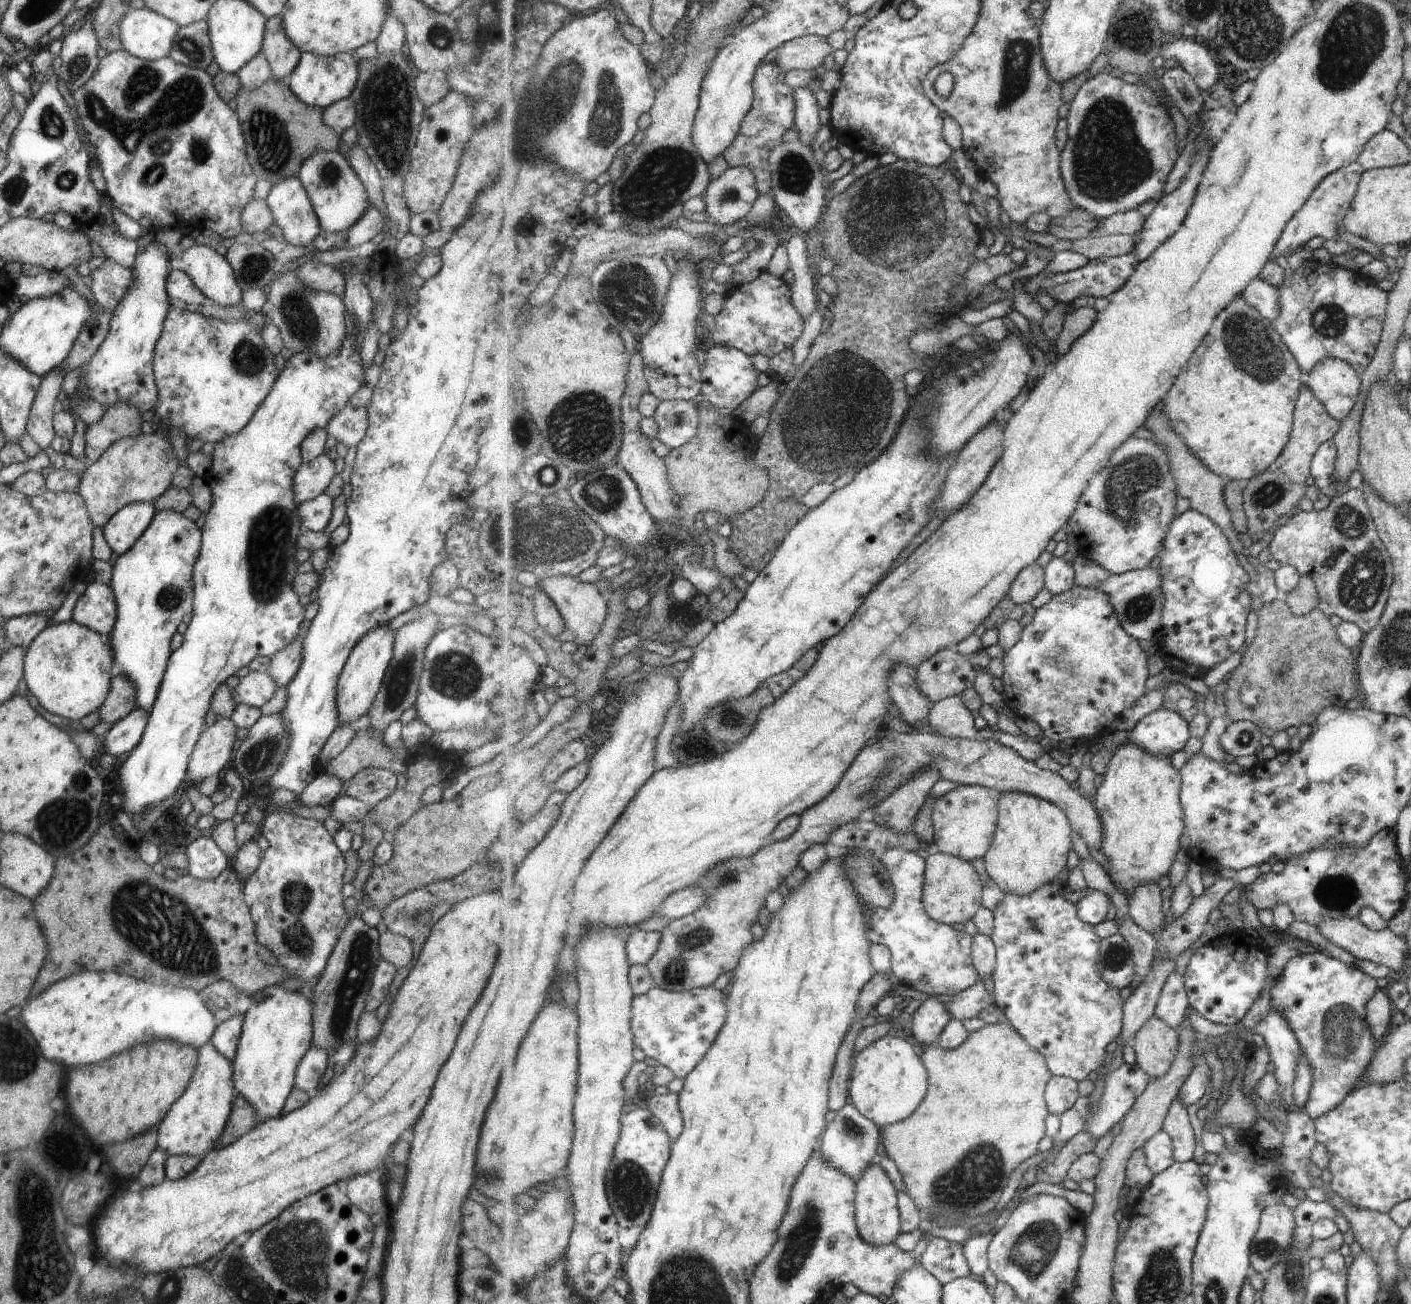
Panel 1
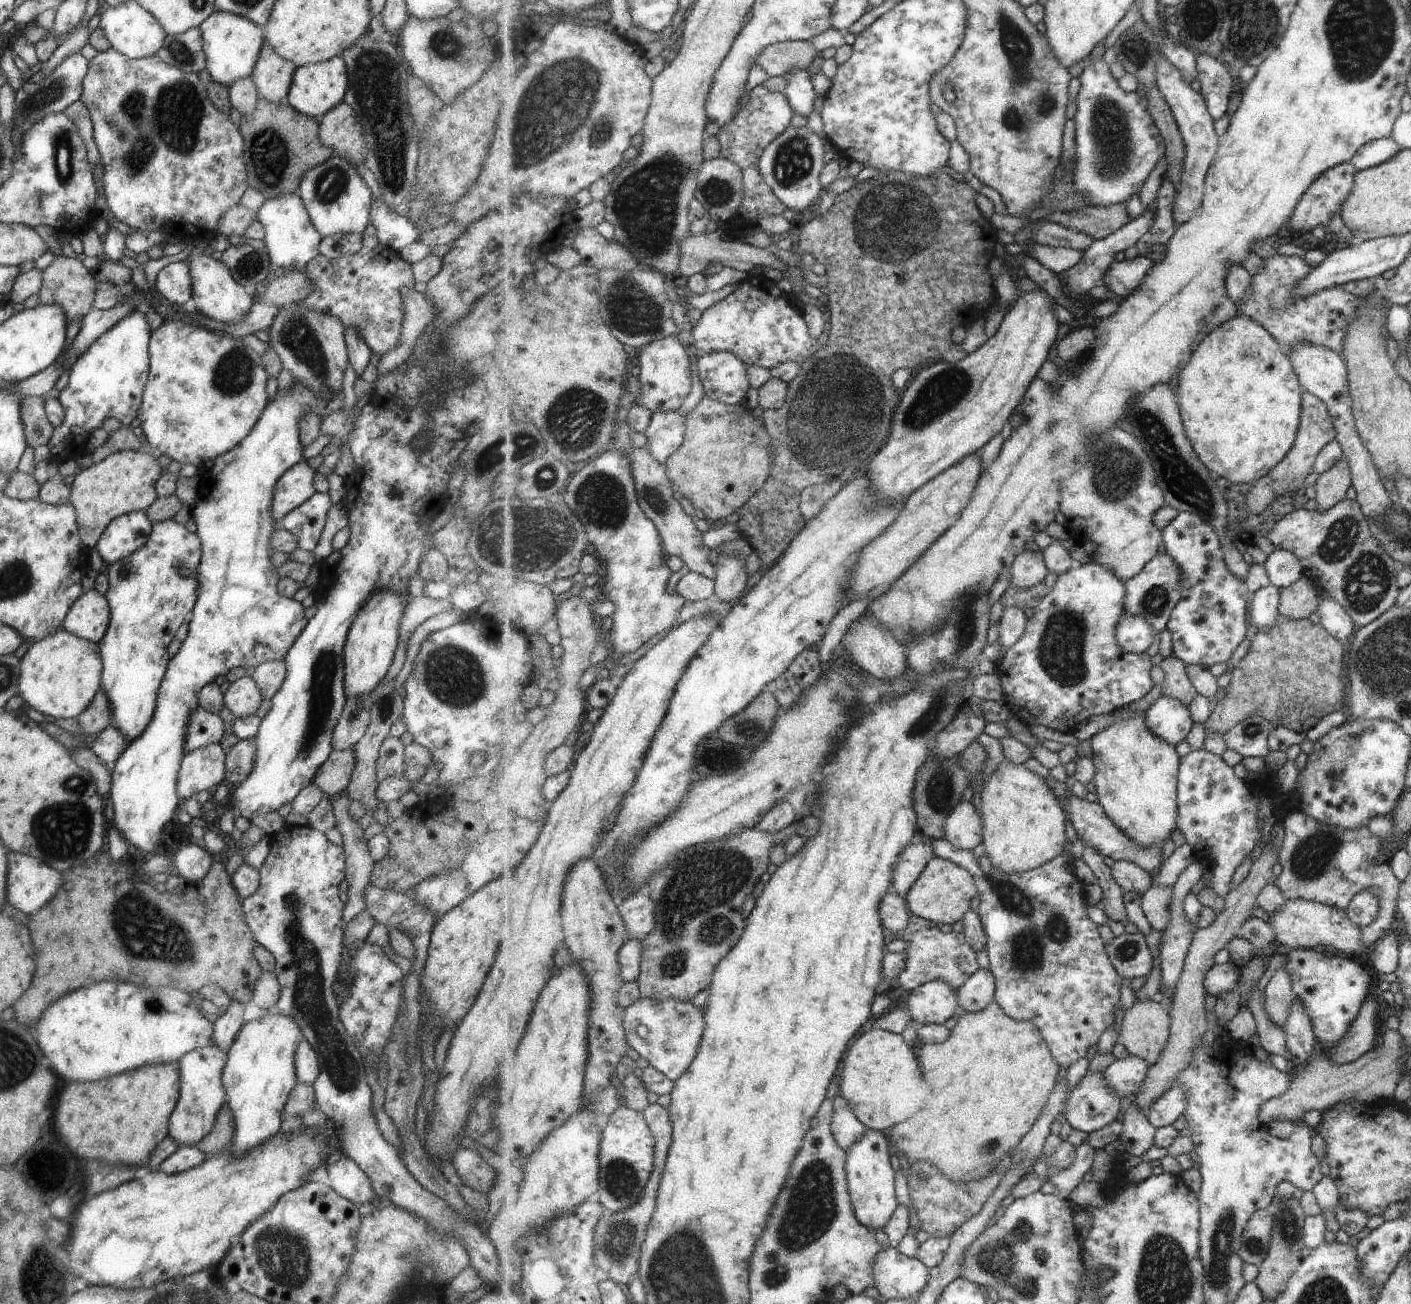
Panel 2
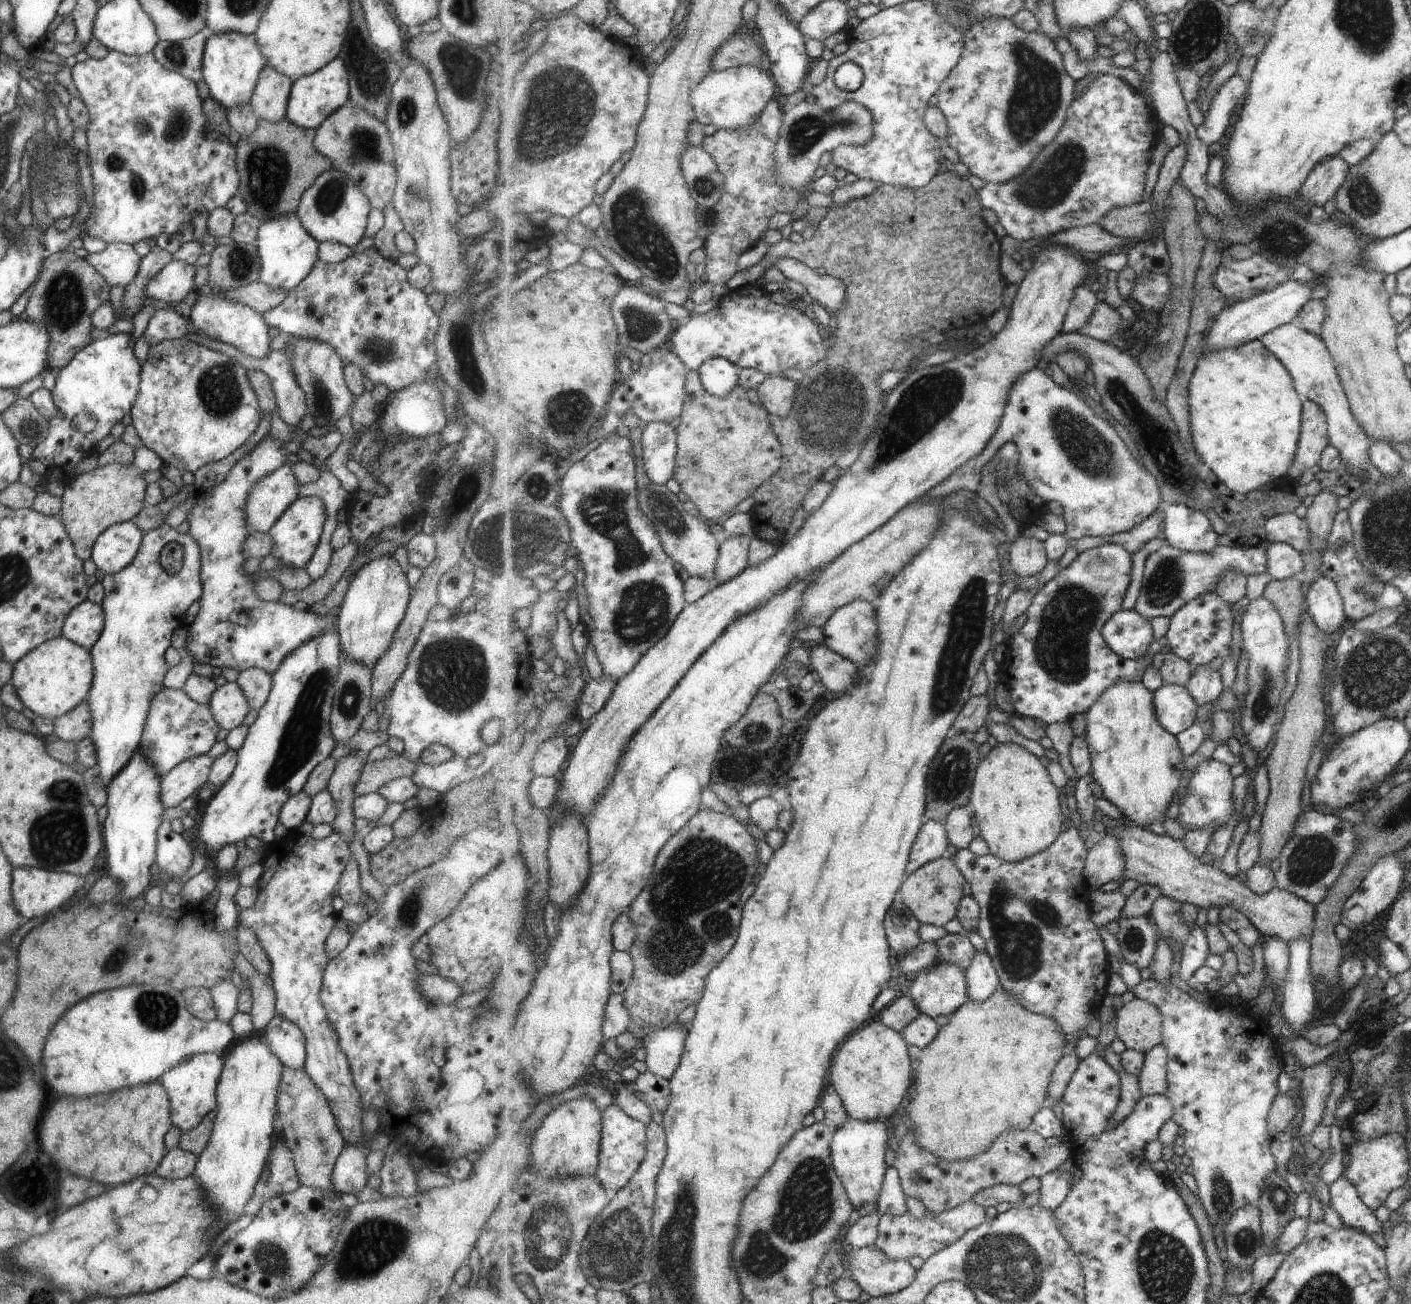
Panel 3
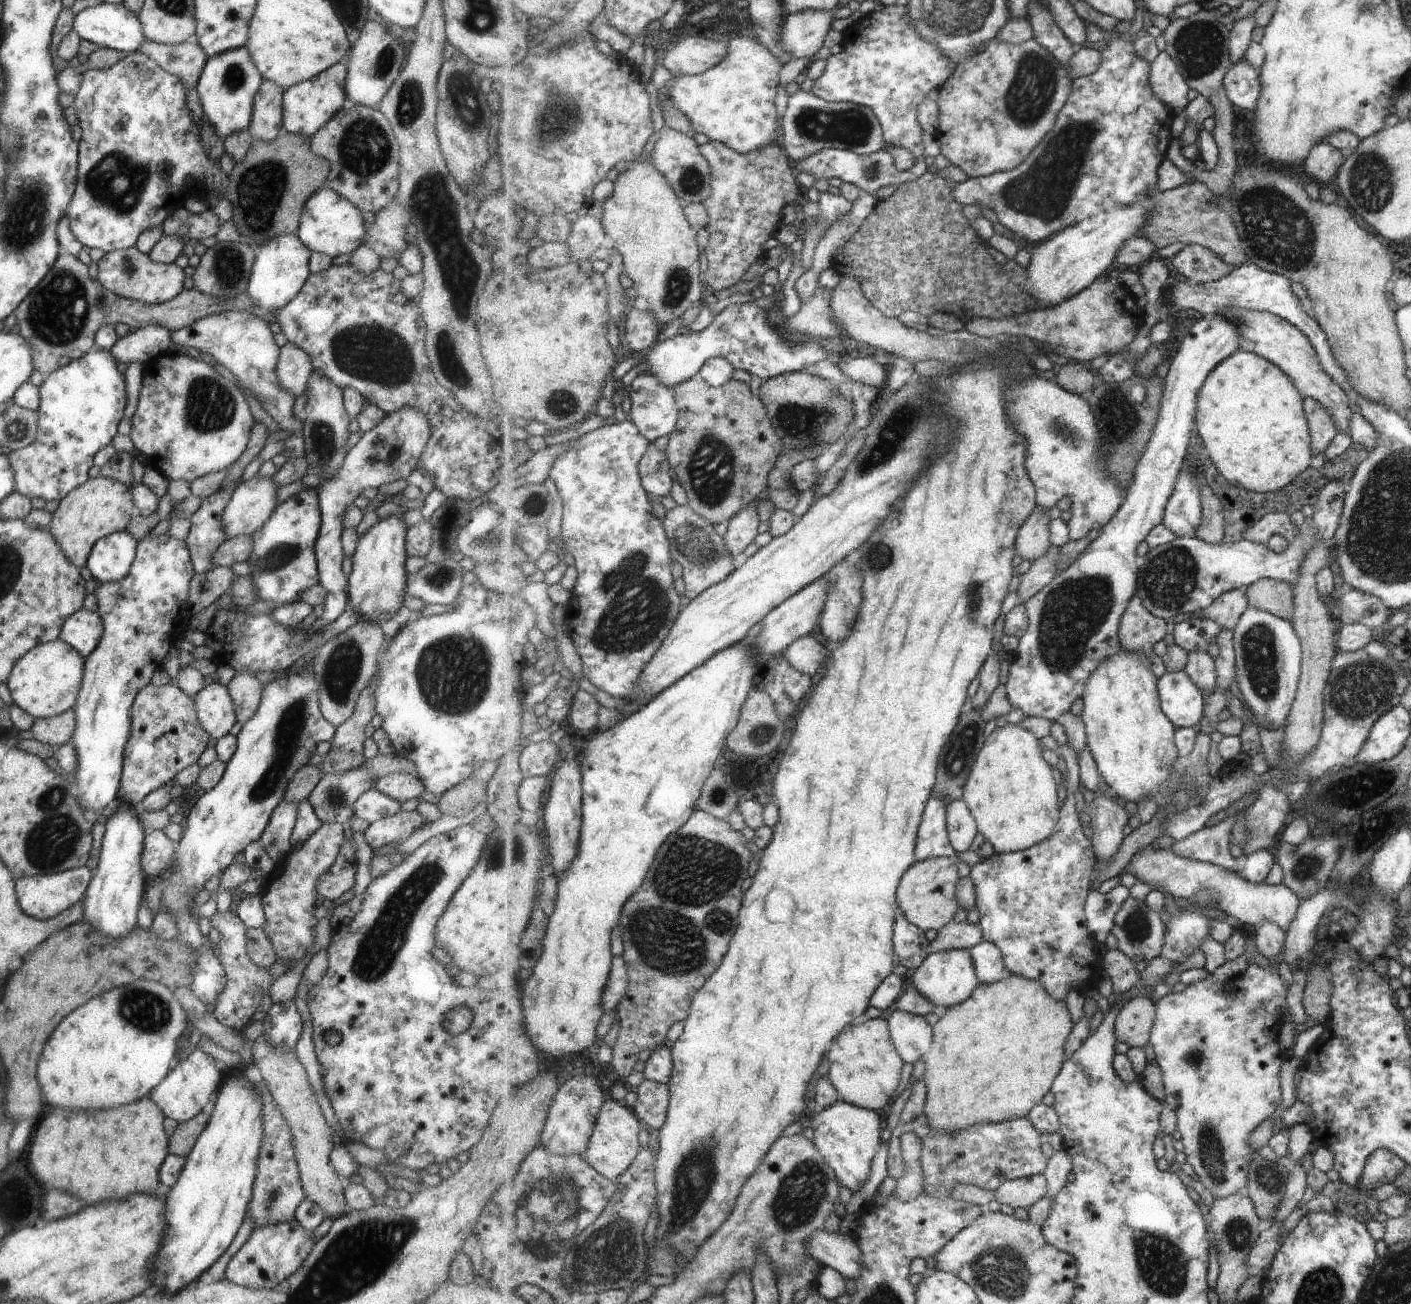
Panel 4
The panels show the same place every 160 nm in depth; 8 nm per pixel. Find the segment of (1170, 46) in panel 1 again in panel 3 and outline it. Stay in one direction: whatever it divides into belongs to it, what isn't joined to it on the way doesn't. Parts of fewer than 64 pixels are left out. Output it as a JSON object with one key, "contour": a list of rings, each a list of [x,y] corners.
{"contour":[[[1233,75],[1227,82],[1218,88],[1213,96],[1209,108],[1205,113],[1203,124],[1197,127],[1198,135],[1205,144],[1213,142],[1221,143],[1229,128],[1231,112],[1237,108],[1239,100],[1247,96],[1249,82],[1245,82],[1241,76]]]}

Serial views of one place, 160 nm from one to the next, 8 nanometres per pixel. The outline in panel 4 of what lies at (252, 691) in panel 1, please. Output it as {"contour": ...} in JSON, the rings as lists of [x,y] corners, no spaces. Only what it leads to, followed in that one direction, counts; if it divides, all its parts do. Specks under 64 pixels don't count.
{"contour":[[[207,680],[205,686],[193,697],[196,720],[210,738],[221,738],[236,722],[232,700],[227,689]]]}

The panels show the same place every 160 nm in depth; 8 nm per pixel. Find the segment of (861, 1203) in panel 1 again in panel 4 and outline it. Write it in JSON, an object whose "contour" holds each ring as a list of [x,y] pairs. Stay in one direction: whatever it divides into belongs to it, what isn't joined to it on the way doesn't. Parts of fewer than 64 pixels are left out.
{"contour":[[[839,1101],[831,1108],[813,1115],[814,1138],[817,1148],[824,1155],[829,1166],[836,1171],[838,1180],[849,1190],[861,1188],[869,1180],[873,1158],[879,1154],[881,1146],[881,1118],[875,1111],[862,1109]]]}

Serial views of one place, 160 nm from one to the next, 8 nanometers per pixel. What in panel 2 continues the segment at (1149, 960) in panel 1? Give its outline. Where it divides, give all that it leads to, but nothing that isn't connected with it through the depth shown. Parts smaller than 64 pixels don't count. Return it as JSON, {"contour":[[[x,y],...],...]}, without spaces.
{"contour":[[[1084,845],[1083,860],[1091,863],[1098,878],[1098,884],[1103,890],[1103,897],[1101,898],[1104,913],[1117,922],[1127,924],[1127,910],[1125,910],[1125,900],[1123,900],[1124,890],[1119,886],[1119,883],[1113,878],[1112,868],[1106,866],[1100,860],[1104,857],[1099,854],[1093,847]]]}

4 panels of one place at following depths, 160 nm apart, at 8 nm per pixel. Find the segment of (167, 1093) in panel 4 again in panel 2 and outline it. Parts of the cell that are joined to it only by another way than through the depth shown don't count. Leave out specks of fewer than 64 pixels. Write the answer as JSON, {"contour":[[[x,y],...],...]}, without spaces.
{"contour":[[[212,1045],[188,1052],[176,1062],[180,1087],[178,1101],[168,1118],[167,1135],[179,1146],[193,1146],[213,1128],[215,1115],[226,1102],[221,1080],[225,1059],[226,1052]]]}

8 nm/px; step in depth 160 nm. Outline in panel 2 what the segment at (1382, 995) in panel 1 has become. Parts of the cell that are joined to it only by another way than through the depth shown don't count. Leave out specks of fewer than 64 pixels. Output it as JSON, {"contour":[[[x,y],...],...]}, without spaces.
{"contour":[[[1369,993],[1369,996],[1365,997],[1361,1003],[1355,1020],[1349,1025],[1344,1040],[1336,1046],[1336,1049],[1327,1053],[1332,1063],[1342,1065],[1351,1062],[1372,1049],[1375,1022],[1378,1021],[1377,1006],[1376,1000]]]}

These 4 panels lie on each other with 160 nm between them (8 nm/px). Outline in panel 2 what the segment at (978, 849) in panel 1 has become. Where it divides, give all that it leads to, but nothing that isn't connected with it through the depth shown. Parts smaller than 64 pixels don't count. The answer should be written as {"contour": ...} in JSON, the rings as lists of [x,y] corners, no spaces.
{"contour":[[[967,795],[959,801],[942,828],[945,838],[964,851],[973,850],[984,842],[985,821],[982,812],[969,799]]]}

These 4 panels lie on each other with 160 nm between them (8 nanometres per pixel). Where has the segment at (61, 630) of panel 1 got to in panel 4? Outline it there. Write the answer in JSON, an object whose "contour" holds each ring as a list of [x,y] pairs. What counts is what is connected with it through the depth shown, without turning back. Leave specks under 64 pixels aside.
{"contour":[[[58,638],[36,644],[17,659],[6,678],[11,700],[34,719],[49,718],[72,708],[79,690],[83,663],[81,654]]]}

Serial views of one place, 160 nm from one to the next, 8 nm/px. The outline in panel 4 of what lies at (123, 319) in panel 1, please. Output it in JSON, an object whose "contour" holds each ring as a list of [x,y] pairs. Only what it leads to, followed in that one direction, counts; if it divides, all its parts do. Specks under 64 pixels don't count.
{"contour":[[[107,349],[87,351],[79,358],[43,376],[38,387],[40,403],[37,413],[36,437],[26,447],[15,449],[7,455],[14,474],[14,490],[27,498],[37,496],[45,501],[63,498],[74,486],[87,480],[87,470],[92,466],[93,455],[99,448],[110,444],[116,426],[123,416],[125,383],[123,373]]]}

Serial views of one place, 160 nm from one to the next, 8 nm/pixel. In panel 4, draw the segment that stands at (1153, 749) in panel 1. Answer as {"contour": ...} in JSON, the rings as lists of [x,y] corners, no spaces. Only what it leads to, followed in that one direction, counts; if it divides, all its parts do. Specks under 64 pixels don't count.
{"contour":[[[1187,671],[1165,673],[1158,682],[1164,713],[1177,729],[1198,727],[1205,714],[1203,692]]]}

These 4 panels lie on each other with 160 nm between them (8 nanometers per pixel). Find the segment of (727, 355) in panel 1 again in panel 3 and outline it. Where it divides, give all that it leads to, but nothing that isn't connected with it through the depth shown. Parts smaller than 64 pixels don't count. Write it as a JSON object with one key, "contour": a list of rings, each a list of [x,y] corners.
{"contour":[[[723,357],[704,362],[699,370],[705,390],[719,398],[728,397],[740,382],[742,368]]]}

